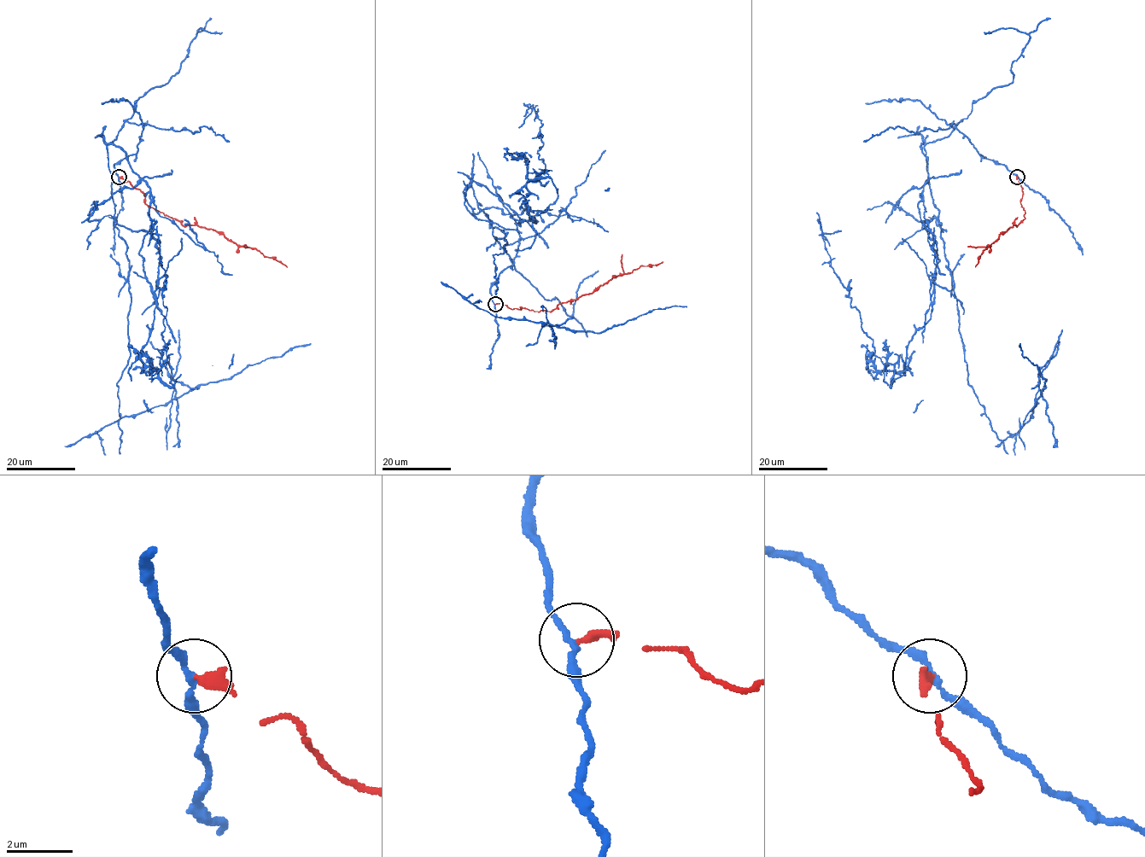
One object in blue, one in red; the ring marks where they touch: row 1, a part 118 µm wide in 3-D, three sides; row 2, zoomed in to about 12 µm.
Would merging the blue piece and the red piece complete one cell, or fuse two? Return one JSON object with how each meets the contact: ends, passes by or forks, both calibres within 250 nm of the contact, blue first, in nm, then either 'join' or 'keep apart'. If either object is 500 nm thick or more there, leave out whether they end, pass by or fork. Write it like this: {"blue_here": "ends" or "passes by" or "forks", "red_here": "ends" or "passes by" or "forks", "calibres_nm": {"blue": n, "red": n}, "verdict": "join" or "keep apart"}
{"blue_here": "passes by", "red_here": "ends", "calibres_nm": {"blue": 170, "red": 320}, "verdict": "keep apart"}

